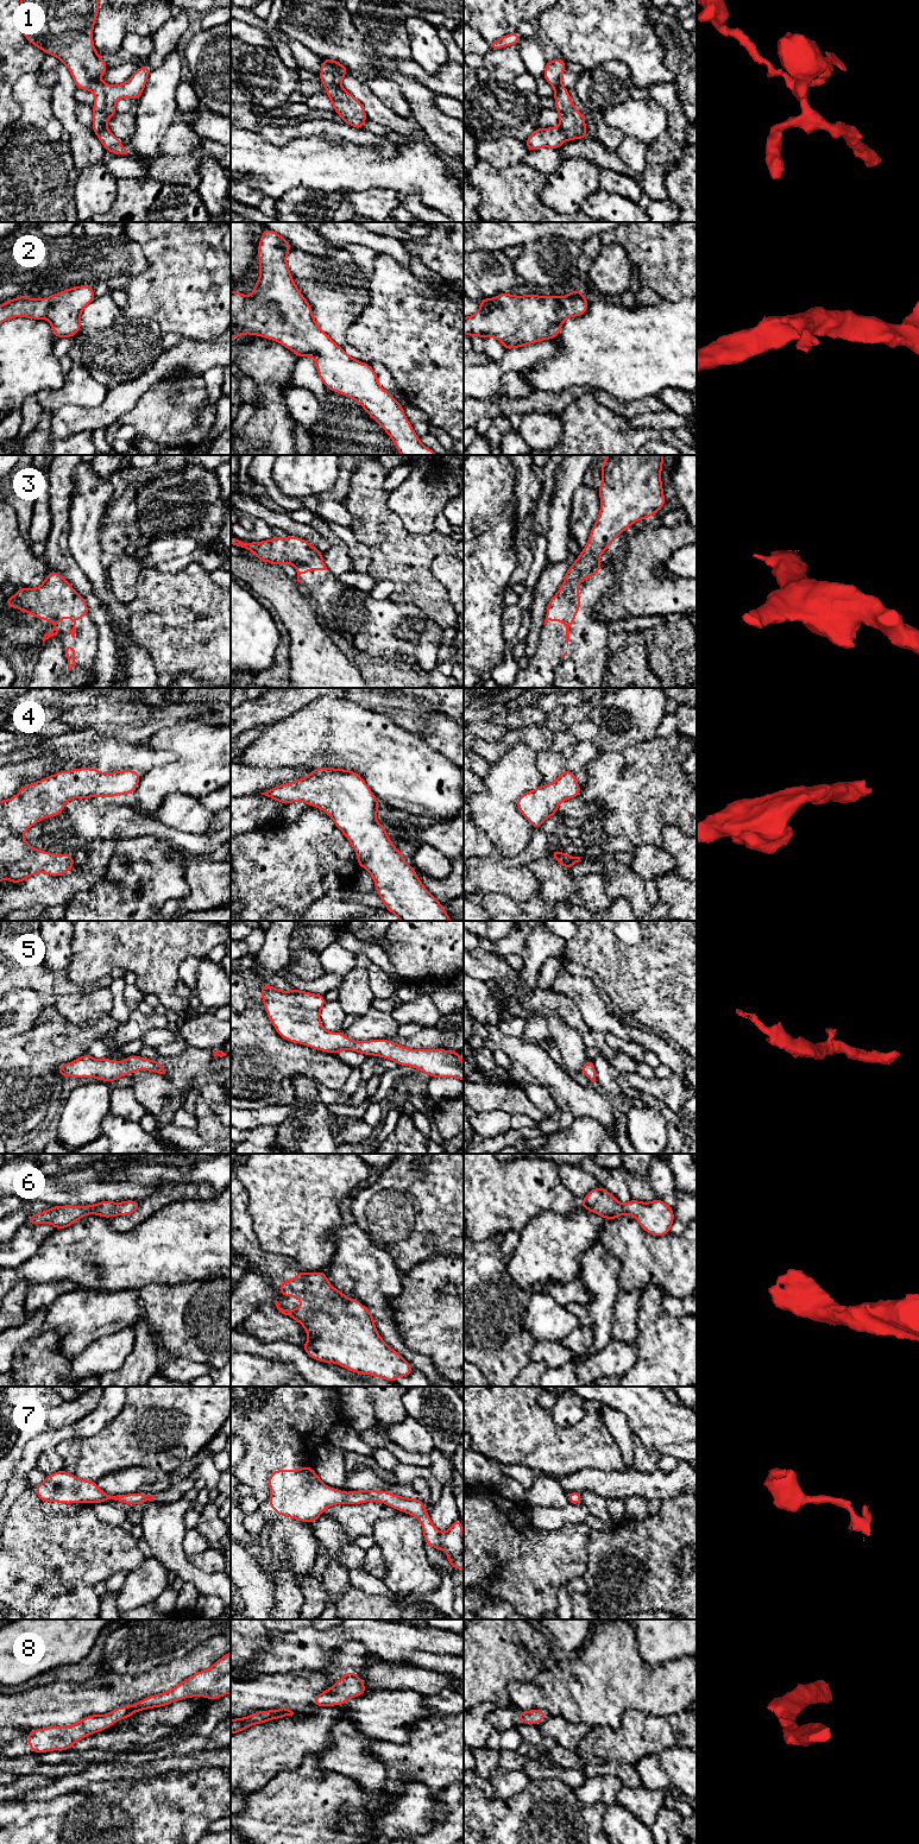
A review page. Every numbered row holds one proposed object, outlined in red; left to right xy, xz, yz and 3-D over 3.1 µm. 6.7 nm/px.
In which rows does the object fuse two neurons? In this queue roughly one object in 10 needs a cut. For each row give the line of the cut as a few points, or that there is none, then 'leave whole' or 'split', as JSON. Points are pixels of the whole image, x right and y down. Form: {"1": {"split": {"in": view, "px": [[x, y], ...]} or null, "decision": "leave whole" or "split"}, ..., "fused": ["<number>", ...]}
{"1": {"split": null, "decision": "leave whole"}, "2": {"split": null, "decision": "leave whole"}, "3": {"split": null, "decision": "leave whole"}, "4": {"split": null, "decision": "leave whole"}, "5": {"split": null, "decision": "leave whole"}, "6": {"split": null, "decision": "leave whole"}, "7": {"split": null, "decision": "leave whole"}, "8": {"split": null, "decision": "leave whole"}, "fused": []}

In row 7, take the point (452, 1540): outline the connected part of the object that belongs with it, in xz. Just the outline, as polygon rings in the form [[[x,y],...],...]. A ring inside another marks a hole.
[[[310,1465],[301,1466],[300,1470],[272,1471],[269,1474],[269,1488],[271,1496],[267,1503],[273,1509],[275,1514],[311,1524],[322,1515],[322,1511],[326,1508],[335,1504],[363,1504],[370,1501],[382,1502],[394,1509],[415,1516],[422,1524],[424,1543],[434,1547],[439,1552],[443,1548],[447,1549],[448,1554],[445,1555],[445,1558],[454,1570],[461,1570],[464,1567],[462,1521],[458,1518],[451,1524],[446,1533],[439,1532],[432,1523],[429,1514],[424,1510],[424,1502],[418,1498],[405,1498],[389,1491],[378,1490],[358,1490],[345,1493],[341,1490],[336,1490],[323,1484]]]

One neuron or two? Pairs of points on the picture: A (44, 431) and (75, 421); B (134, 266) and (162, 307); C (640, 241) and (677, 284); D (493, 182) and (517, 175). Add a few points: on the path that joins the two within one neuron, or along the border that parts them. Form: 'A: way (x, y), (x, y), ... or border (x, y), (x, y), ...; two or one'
A: border (51, 414), (50, 433), (55, 437), (77, 433); two
B: border (139, 245), (146, 267), (132, 277), (121, 289); two
C: way (649, 252), (671, 273); one
D: way (499, 182), (511, 181); one

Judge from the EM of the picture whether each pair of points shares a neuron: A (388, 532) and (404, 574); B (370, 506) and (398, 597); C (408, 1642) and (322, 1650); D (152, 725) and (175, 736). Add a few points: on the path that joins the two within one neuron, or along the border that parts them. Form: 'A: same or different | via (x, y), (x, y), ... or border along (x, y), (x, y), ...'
A: same | via (390, 543), (404, 563)
B: same | via (379, 529), (400, 557), (400, 574)
C: same | via (386, 1640), (376, 1634), (344, 1634)
D: different | border along (163, 727), (142, 743)

